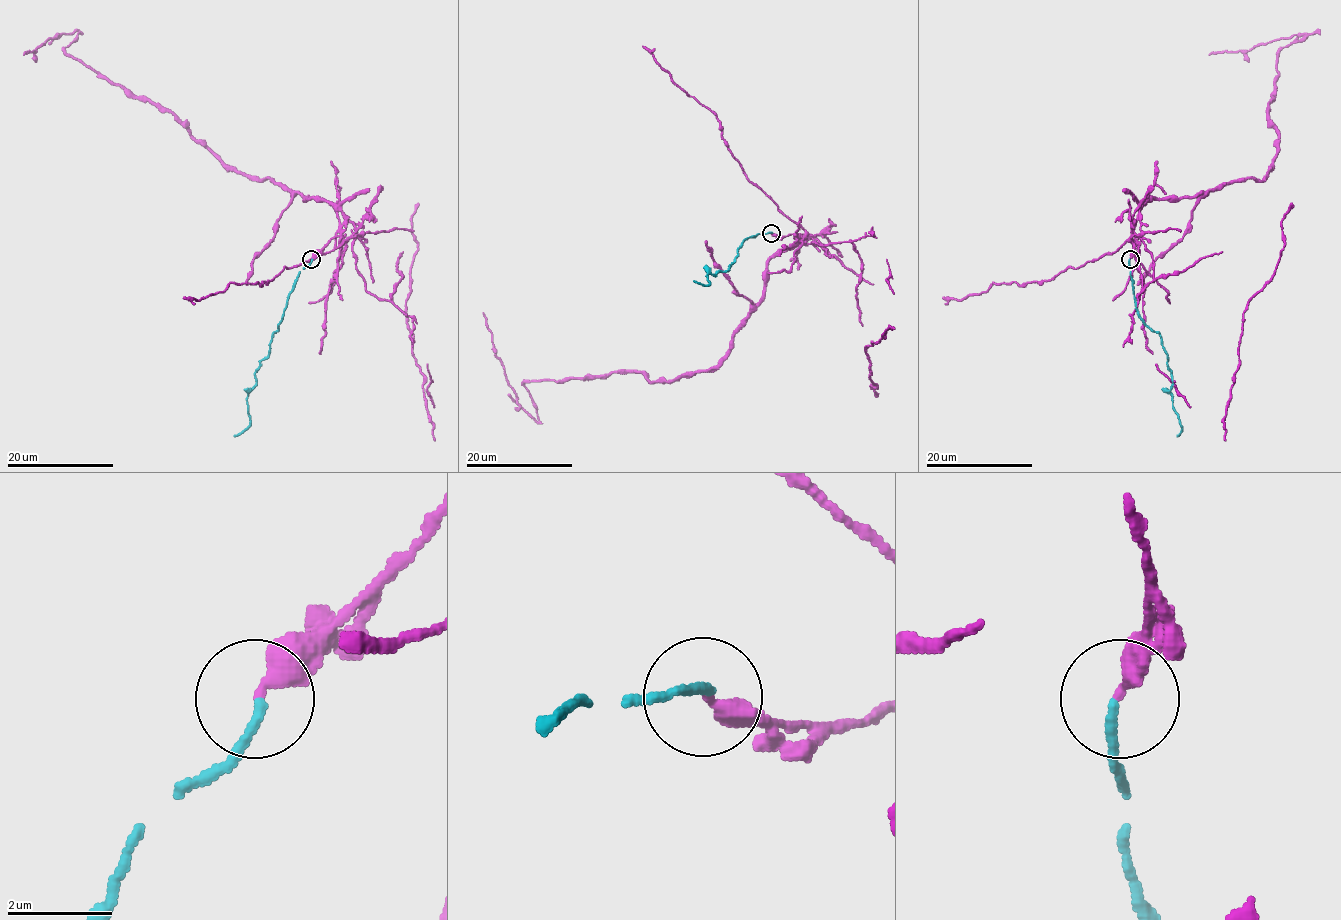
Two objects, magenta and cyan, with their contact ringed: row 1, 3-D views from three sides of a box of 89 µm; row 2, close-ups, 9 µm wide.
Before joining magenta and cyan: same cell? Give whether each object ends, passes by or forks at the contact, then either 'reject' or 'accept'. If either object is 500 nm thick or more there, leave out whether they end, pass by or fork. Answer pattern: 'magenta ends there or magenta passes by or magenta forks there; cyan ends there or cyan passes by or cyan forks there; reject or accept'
magenta ends there; cyan ends there; reject

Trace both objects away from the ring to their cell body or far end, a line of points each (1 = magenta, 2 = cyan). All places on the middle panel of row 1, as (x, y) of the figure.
1: (770, 233), (799, 235), (768, 262), (764, 299), (716, 366), (672, 380), (527, 380), (536, 420), (483, 313)
2: (770, 233), (744, 241), (729, 269), (720, 270), (716, 275), (706, 275), (709, 283), (693, 281)

